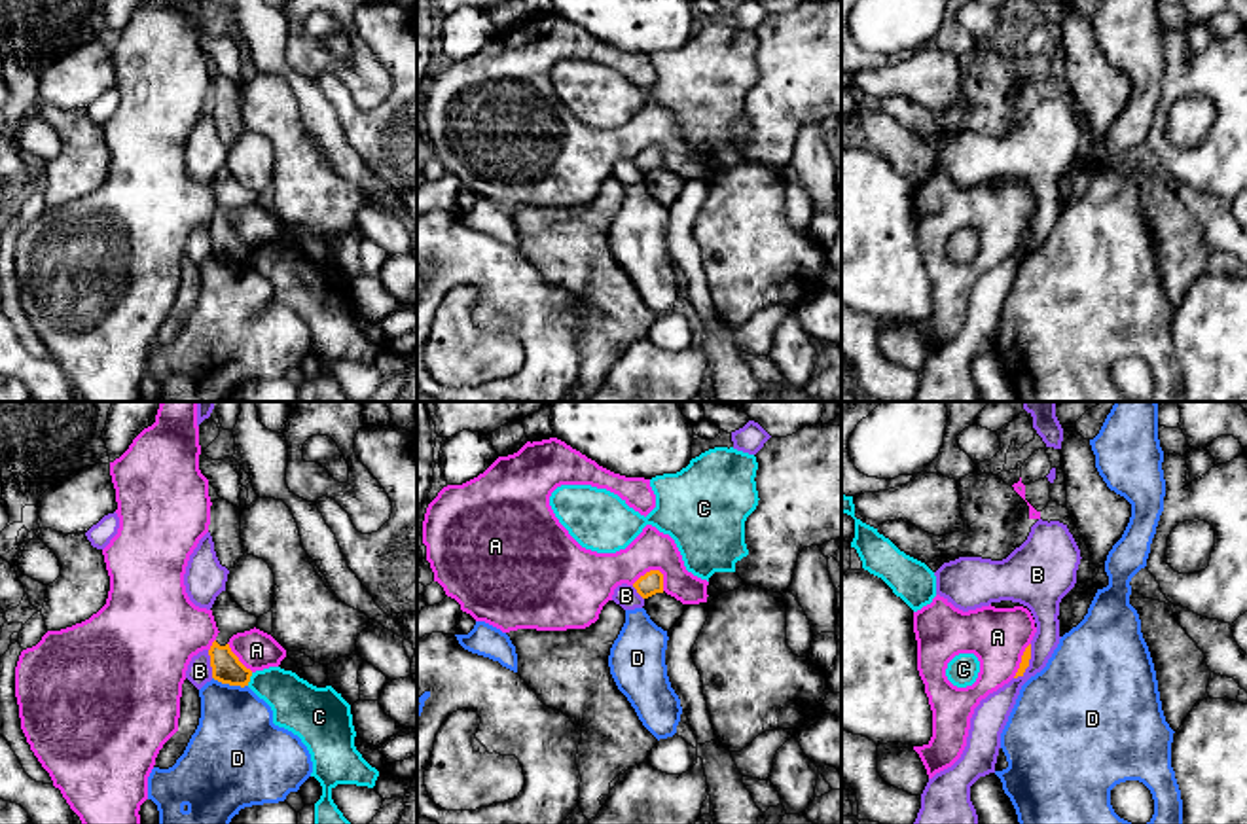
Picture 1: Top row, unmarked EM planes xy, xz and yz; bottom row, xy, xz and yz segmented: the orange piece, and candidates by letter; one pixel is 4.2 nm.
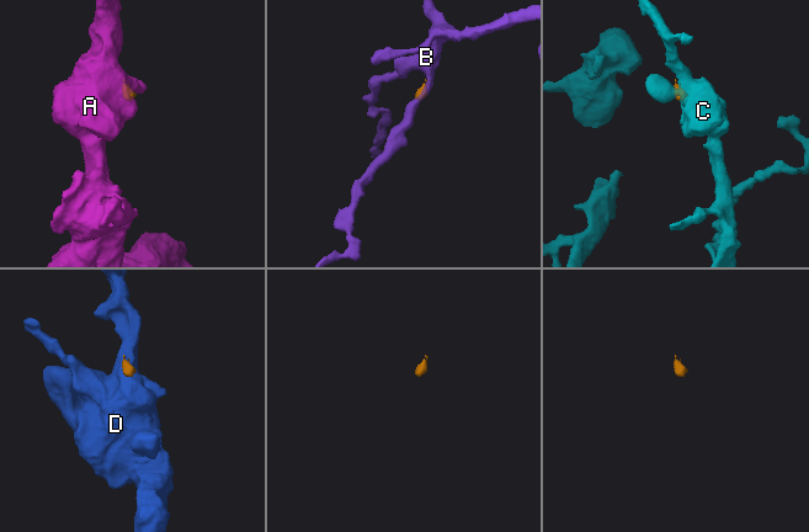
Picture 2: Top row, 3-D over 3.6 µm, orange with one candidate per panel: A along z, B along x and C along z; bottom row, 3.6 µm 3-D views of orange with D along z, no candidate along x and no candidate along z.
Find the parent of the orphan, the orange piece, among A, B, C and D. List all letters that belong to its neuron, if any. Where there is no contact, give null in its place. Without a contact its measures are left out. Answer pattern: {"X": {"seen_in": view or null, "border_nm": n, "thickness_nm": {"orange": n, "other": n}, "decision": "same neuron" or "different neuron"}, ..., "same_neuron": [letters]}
{"A": {"seen_in": "xz", "border_nm": 150, "thickness_nm": {"orange": 100, "other": 240}, "decision": "different neuron"}, "B": {"seen_in": "yz", "border_nm": 170, "thickness_nm": {"orange": 40, "other": 140}, "decision": "different neuron"}, "C": {"seen_in": "xy", "border_nm": 60, "thickness_nm": {"orange": 130, "other": 220}, "decision": "different neuron"}, "D": {"seen_in": "xy", "border_nm": 160, "thickness_nm": {"orange": 130, "other": 360}, "decision": "different neuron"}, "same_neuron": []}

